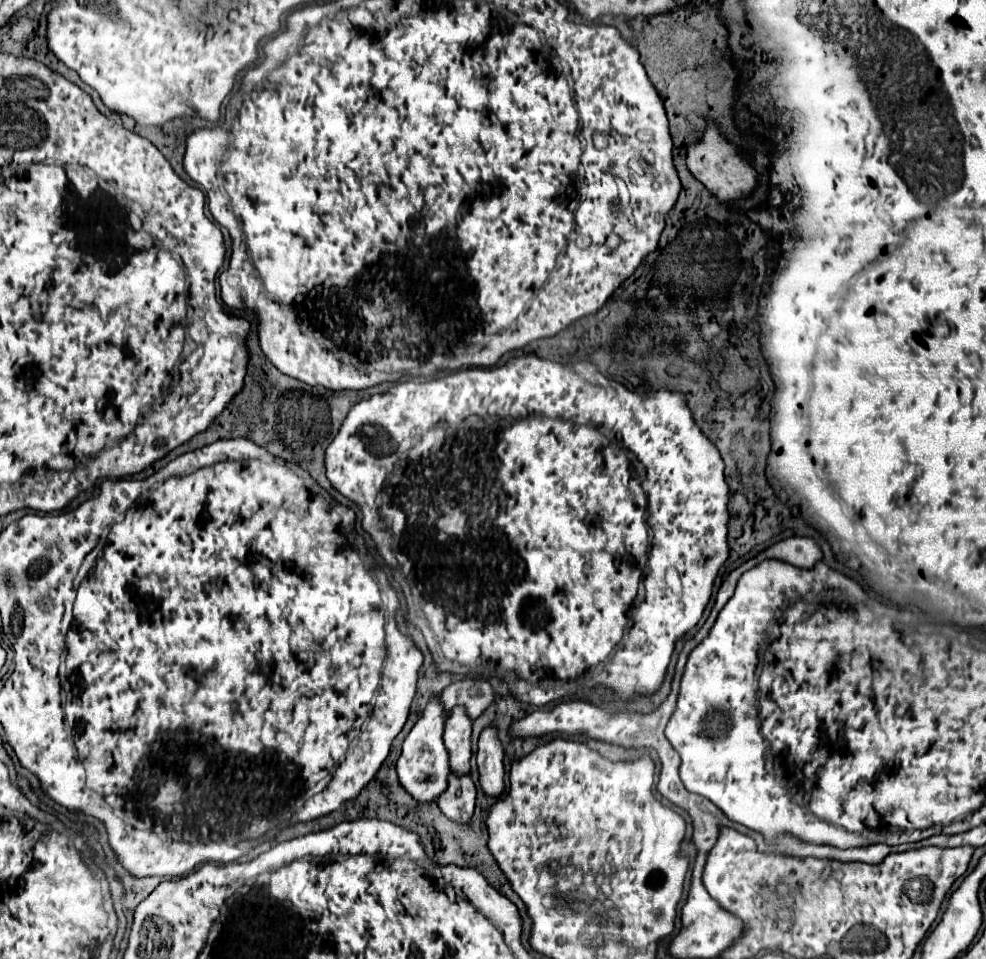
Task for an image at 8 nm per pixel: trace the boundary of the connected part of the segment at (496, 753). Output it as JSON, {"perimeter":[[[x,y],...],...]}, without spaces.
{"perimeter":[[[488,726],[478,742],[478,772],[480,772],[480,786],[484,794],[498,798],[504,792],[504,752],[496,738],[496,730]]]}

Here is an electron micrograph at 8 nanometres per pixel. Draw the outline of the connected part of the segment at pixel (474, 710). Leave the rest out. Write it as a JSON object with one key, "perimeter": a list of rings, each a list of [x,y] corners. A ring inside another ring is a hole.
{"perimeter":[[[460,680],[450,684],[444,692],[442,692],[442,710],[444,716],[448,718],[454,706],[462,706],[466,710],[466,716],[470,716],[472,720],[478,718],[484,708],[488,708],[492,704],[494,692],[492,686],[486,680]]]}

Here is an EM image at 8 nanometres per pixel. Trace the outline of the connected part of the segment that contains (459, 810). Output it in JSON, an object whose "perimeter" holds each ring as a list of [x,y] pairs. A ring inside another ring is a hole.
{"perimeter":[[[450,776],[446,792],[442,792],[438,798],[438,806],[442,814],[452,822],[468,824],[474,814],[474,804],[476,804],[476,786],[472,778]]]}

